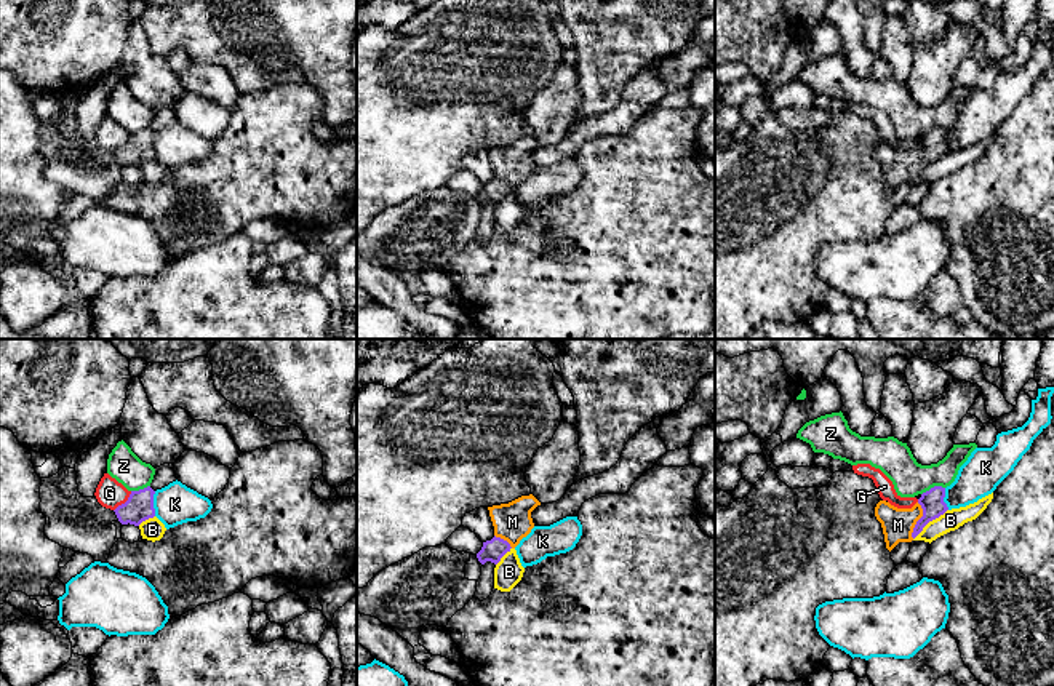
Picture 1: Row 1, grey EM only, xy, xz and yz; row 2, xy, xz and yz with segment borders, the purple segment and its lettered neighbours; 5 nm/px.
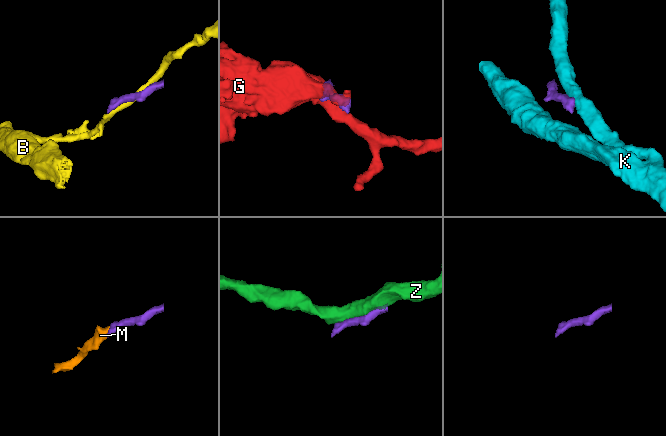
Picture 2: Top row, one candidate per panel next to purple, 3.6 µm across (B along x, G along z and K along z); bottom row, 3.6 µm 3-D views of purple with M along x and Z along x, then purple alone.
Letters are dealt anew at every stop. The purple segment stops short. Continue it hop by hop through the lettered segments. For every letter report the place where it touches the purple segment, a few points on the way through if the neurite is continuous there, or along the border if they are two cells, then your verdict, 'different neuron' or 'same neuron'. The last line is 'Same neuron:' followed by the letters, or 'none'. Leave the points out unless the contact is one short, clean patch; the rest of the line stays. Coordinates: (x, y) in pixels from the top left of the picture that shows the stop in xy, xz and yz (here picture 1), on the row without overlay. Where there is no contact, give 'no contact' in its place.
B: meets purple in yz at (930, 162); different neuron
G: meets purple in xy at (125, 144); different neuron
K: meets purple in xy at (152, 146); border along xy (155, 133), (154, 157); different neuron
M: meets purple in yz at (918, 162); runs through yz (933, 146), (918, 162), (898, 167); same neuron
Z: meets purple in yz at (934, 128); different neuron
Same neuron: M

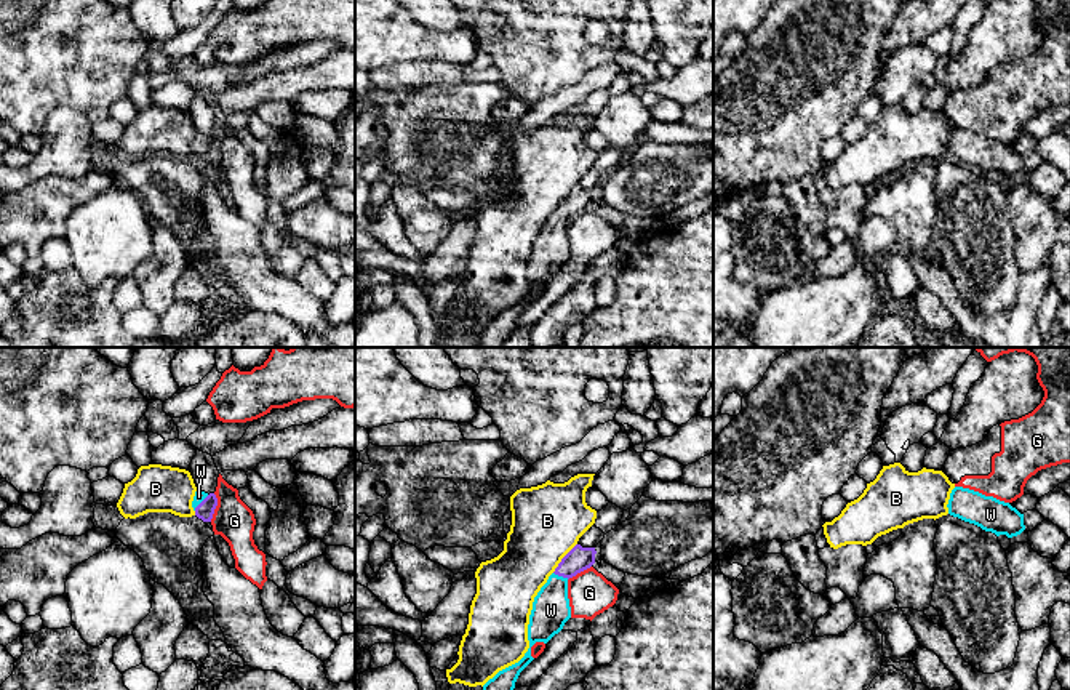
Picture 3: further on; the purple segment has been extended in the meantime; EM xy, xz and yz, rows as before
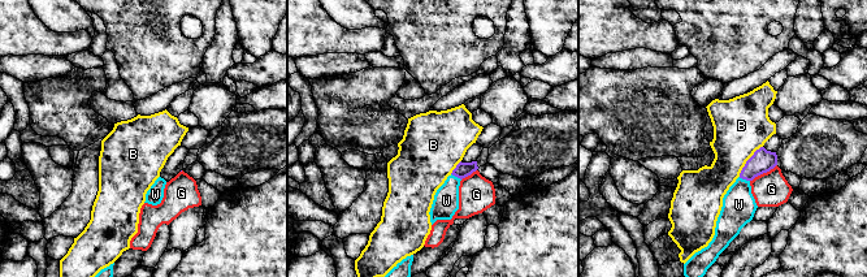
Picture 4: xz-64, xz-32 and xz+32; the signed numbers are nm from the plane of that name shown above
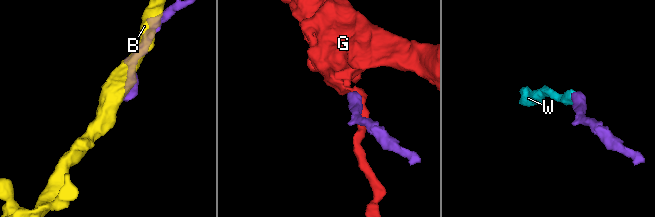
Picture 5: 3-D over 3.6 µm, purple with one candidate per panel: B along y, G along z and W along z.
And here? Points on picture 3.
B: meets purple in xz at (563, 199); different neuron
G: meets purple in xy at (215, 149); border along xy (215, 135), (216, 146), (210, 162); different neuron
W: meets purple in xy at (200, 144); runs through xy (205, 151), (200, 144), (199, 138); same neuron
Same neuron: W

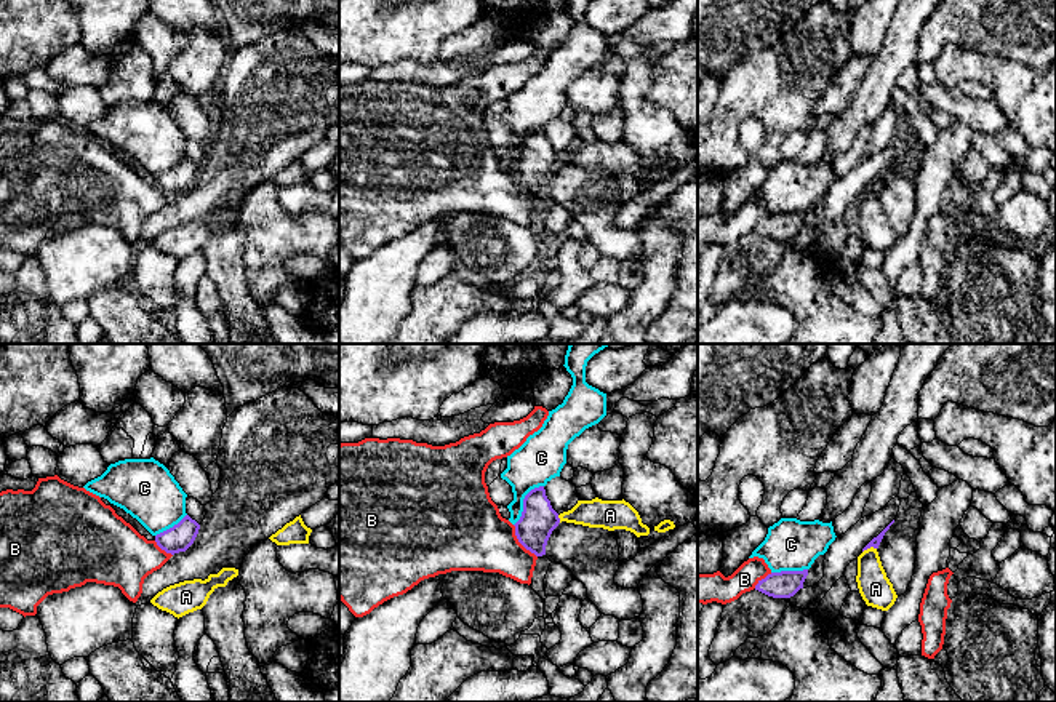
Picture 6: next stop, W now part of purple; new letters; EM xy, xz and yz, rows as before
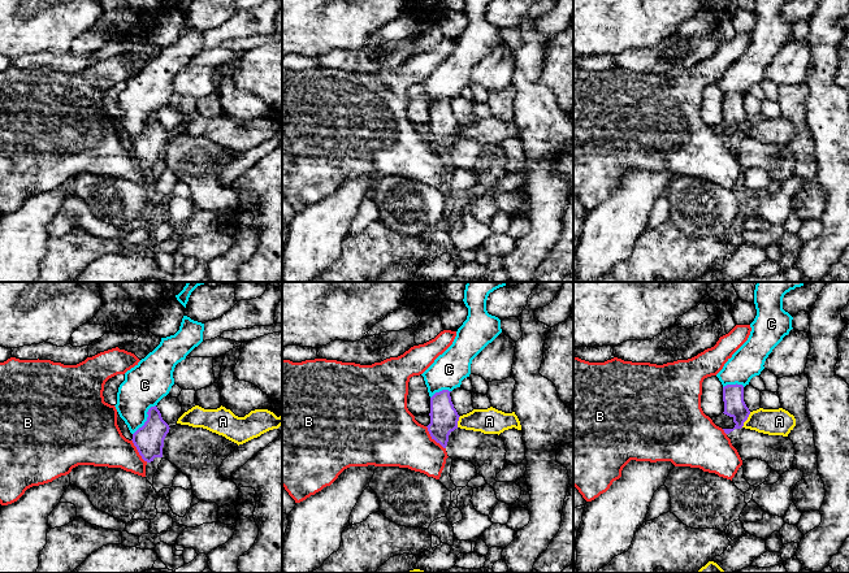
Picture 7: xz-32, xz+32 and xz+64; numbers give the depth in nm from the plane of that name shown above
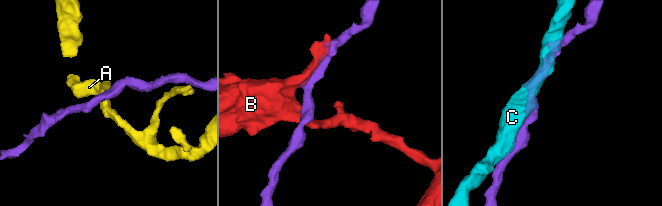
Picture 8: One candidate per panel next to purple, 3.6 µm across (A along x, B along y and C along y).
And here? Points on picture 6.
A: meets purple in yz at (869, 189); border along yz (876, 189), (868, 189), (863, 194); different neuron
B: meets purple in xz at (520, 184); different neuron
C: meets purple in xz at (524, 144); different neuron
Same neuron: none

